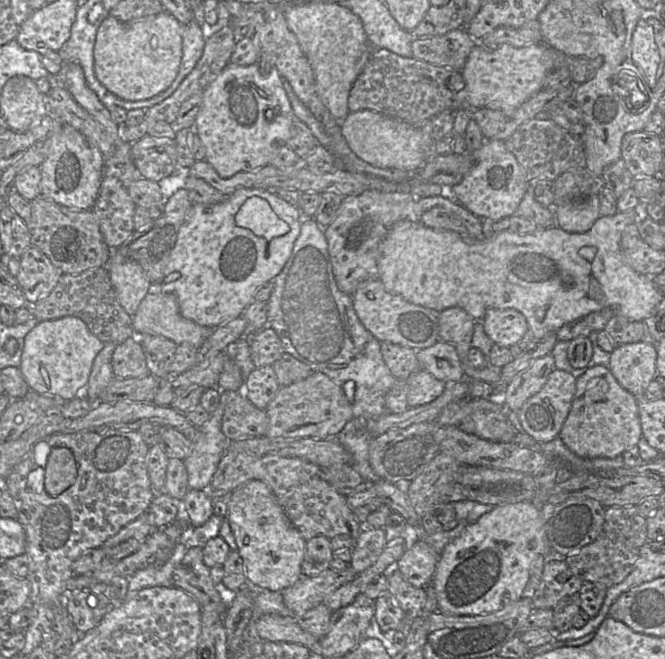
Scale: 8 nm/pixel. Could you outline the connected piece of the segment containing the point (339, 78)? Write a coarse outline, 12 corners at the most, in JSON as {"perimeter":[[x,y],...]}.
{"perimeter":[[339,3],[284,16],[341,127],[368,61],[361,19]]}

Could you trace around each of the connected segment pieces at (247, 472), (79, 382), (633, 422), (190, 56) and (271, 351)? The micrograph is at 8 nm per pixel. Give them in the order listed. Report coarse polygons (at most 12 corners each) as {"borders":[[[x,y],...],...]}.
{"borders":[[[227,450],[208,491],[270,487],[306,541],[363,525],[300,458]],[[78,317],[41,321],[19,369],[71,400],[104,345]],[[607,366],[576,378],[559,434],[582,458],[643,437],[635,397]],[[195,21],[182,25],[182,60],[170,89],[196,66],[206,44],[205,29]],[[269,326],[250,337],[255,368],[272,365],[285,352]]]}

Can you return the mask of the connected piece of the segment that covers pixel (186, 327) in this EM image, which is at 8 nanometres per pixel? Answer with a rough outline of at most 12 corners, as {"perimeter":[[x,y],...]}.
{"perimeter":[[153,288],[134,334],[199,349],[213,331],[184,318],[177,297]]}

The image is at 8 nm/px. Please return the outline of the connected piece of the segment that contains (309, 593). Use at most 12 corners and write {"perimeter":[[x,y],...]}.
{"perimeter":[[349,566],[302,576],[281,594],[287,609],[303,614],[353,581]]}

